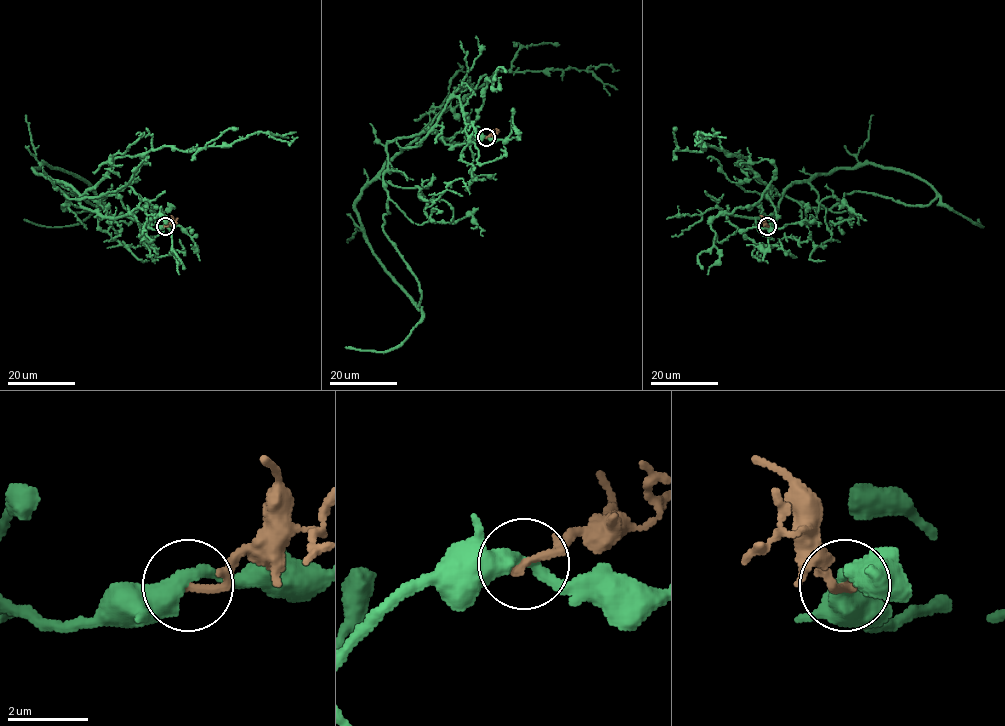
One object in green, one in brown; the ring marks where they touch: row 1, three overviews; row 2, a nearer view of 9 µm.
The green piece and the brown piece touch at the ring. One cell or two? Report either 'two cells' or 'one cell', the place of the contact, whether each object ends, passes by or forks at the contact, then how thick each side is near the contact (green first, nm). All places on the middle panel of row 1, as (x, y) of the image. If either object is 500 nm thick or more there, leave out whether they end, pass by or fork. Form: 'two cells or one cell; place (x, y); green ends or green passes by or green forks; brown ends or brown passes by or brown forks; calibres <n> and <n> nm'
two cells; place (486, 137); green passes by; brown ends; calibres 400 and 260 nm

